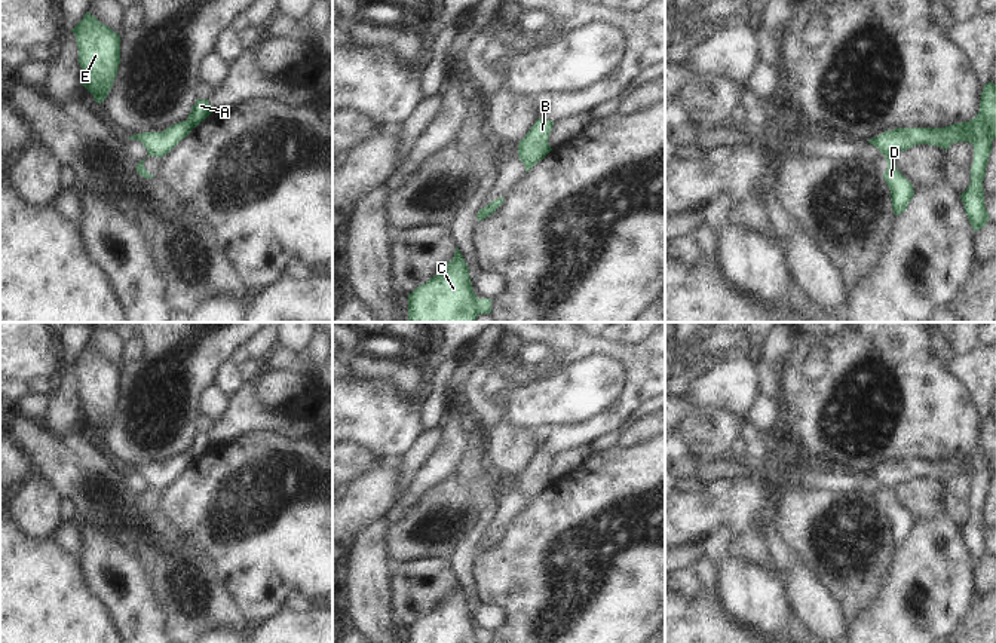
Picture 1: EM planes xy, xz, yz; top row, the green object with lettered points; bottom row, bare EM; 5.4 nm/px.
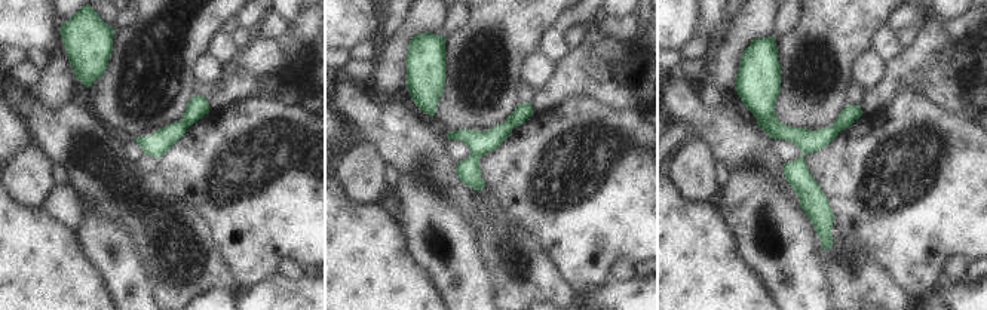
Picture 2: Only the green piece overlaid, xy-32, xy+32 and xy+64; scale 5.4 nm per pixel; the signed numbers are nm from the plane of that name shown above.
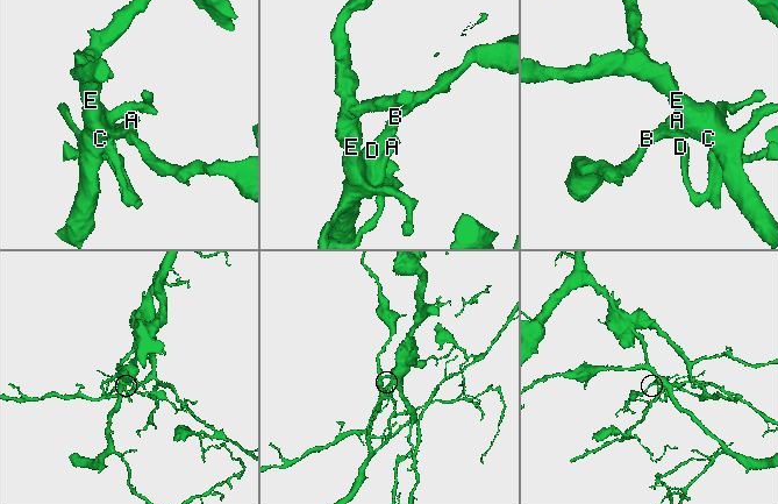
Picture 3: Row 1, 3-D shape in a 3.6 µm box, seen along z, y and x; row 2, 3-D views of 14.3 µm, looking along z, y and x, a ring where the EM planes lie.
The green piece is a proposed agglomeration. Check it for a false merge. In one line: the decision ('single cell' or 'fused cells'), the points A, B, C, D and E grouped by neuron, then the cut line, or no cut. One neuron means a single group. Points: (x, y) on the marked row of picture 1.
fused cells; groups A D / B C E; cut yz (970, 123), (983, 121), (992, 140)

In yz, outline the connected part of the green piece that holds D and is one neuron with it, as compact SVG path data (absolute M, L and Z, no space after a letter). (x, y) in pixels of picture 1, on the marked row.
M885 156L888 168L883 178L891 190L892 209L895 215L902 214L914 196L913 184L897 169L895 156Z

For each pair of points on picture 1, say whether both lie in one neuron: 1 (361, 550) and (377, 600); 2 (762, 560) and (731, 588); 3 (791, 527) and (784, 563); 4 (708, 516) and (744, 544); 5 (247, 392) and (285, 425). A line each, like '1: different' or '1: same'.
1: same
2: different
3: different
4: different
5: same

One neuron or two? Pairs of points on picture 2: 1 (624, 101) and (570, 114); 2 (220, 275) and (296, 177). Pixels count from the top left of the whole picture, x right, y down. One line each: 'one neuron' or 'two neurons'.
1: two neurons
2: two neurons

